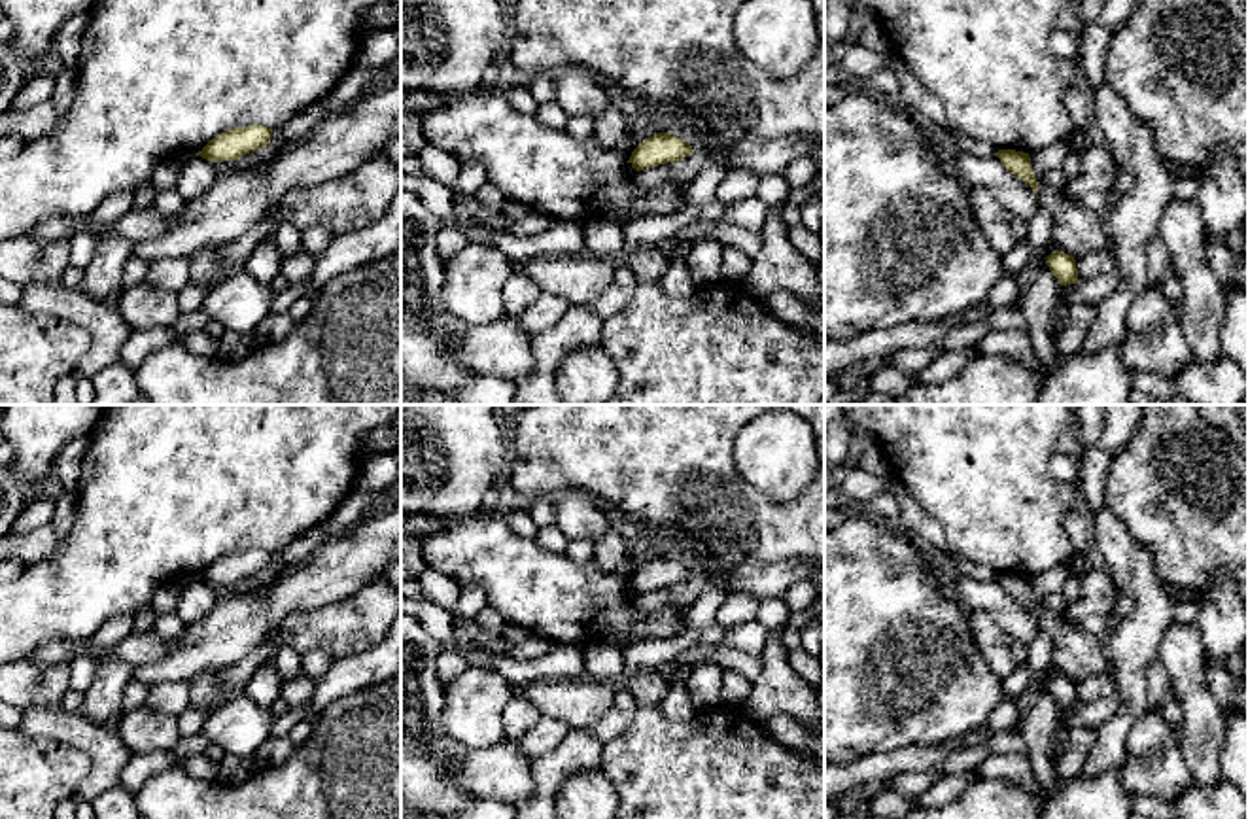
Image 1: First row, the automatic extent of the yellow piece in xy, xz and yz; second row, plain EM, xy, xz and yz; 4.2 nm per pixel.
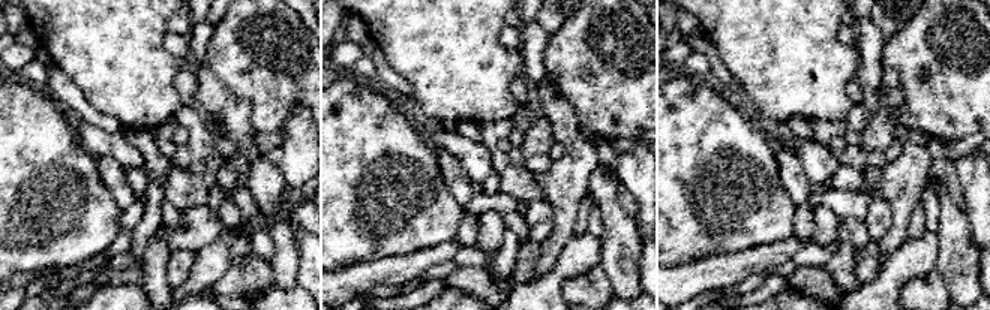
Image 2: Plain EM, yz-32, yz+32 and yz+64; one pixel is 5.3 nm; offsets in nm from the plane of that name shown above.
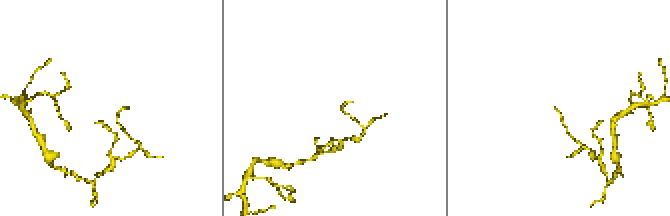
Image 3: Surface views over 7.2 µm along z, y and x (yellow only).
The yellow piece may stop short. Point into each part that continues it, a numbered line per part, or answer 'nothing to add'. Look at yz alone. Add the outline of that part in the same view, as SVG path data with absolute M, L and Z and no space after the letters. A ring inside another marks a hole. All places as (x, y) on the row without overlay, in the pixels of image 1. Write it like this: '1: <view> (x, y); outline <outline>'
nothing to add

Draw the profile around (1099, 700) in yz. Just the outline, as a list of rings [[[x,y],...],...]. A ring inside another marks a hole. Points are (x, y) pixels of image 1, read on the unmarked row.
[[[1110,671],[1093,673],[1076,683],[1078,706],[1063,709],[1065,724],[1072,728],[1099,728],[1119,709],[1121,698]]]

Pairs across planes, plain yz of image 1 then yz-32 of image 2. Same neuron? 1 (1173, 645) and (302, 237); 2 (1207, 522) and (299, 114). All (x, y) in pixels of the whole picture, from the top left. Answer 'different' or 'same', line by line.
1: different
2: different

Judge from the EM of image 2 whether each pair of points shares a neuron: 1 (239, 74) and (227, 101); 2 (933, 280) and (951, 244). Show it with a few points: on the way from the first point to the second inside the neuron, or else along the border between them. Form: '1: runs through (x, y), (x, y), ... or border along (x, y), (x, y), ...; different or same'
1: border along (207, 65), (234, 93), (249, 101), (251, 120); different
2: border along (935, 268), (950, 294); different

